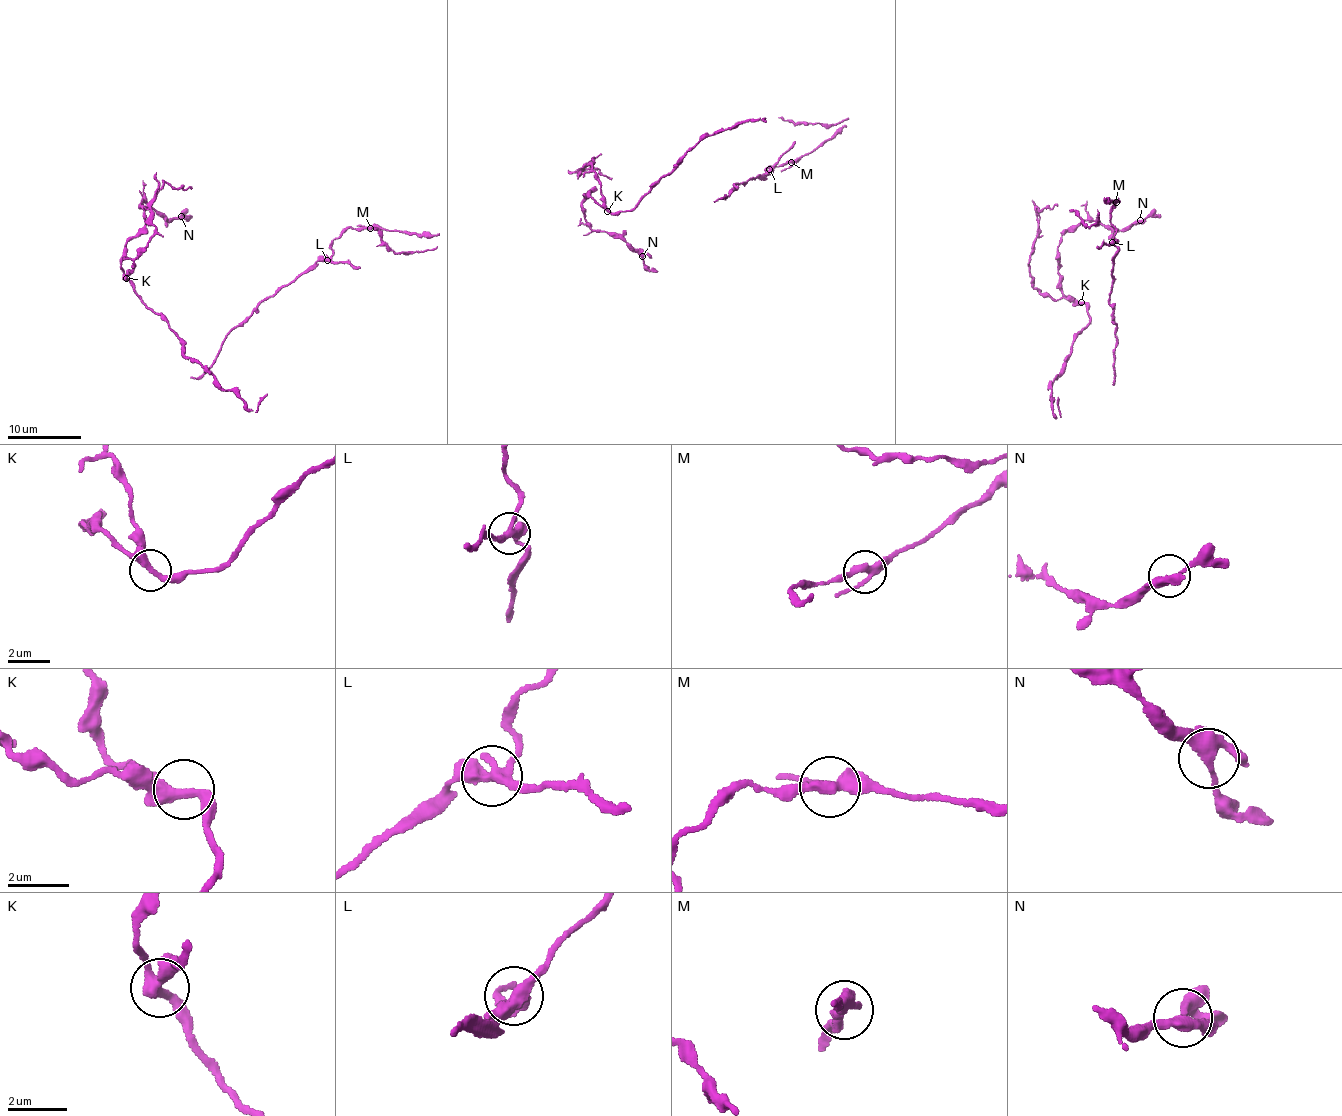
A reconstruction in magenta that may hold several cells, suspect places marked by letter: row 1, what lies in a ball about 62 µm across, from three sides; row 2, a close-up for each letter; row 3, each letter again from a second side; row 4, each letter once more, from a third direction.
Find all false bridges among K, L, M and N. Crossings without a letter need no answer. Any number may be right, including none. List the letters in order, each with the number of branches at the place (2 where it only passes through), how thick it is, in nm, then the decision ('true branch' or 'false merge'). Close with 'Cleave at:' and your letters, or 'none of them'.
K: branches 4; calibre 280 nm; true branch
L: branches 4; calibre 320 nm; false merge
M: branches 3; calibre 320 nm; true branch
N: branches 3; calibre 320 nm; true branch
Cleave at: L

